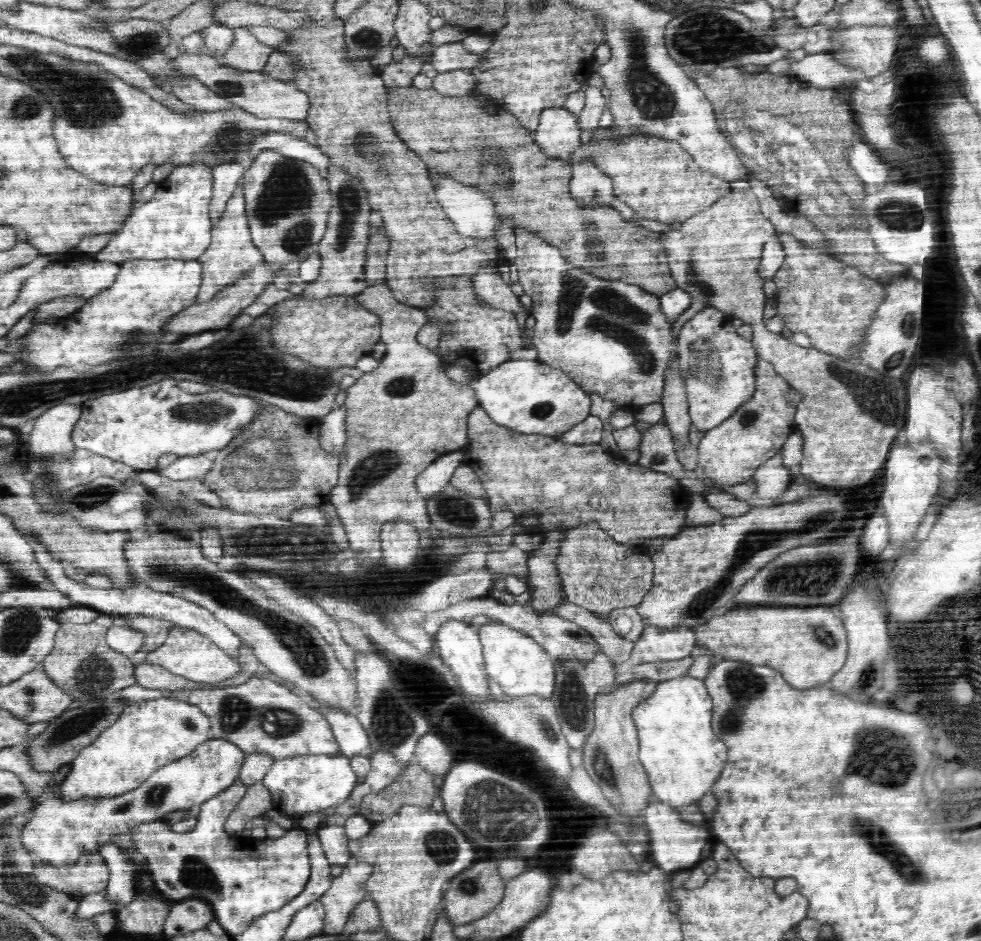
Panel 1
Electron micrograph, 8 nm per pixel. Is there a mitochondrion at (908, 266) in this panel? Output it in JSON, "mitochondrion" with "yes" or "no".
{"mitochondrion":"no"}

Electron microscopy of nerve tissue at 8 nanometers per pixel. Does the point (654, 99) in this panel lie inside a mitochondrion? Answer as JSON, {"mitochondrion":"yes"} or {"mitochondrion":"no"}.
{"mitochondrion":"yes"}

